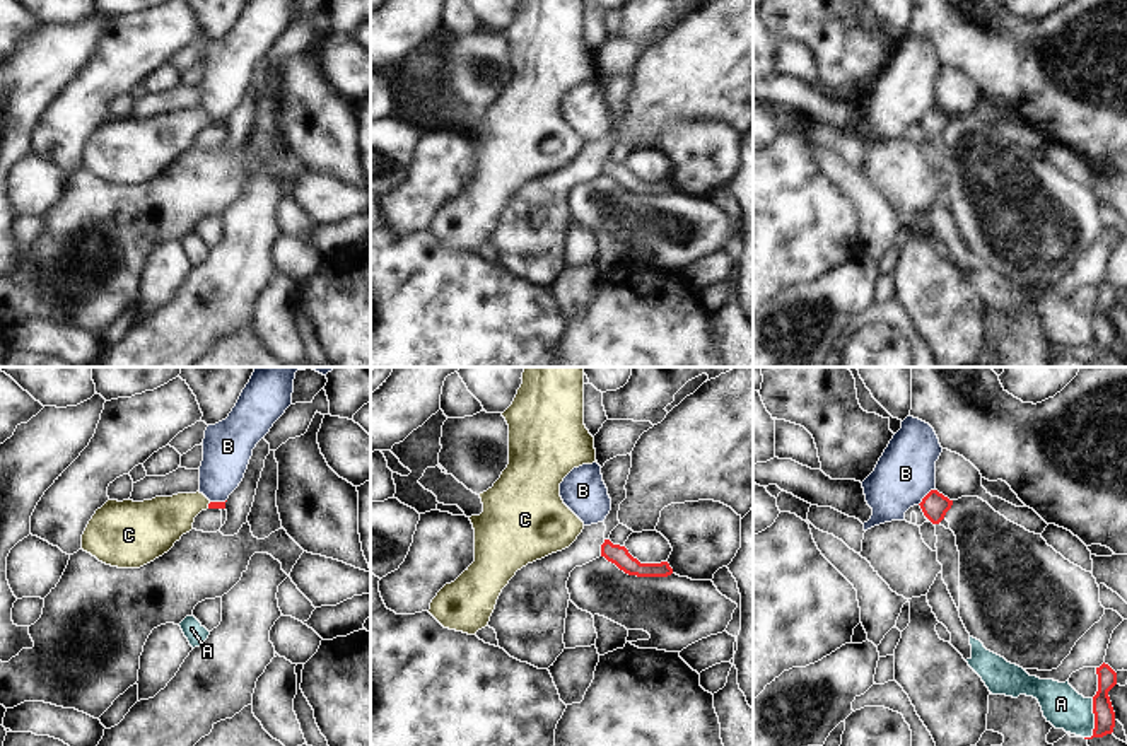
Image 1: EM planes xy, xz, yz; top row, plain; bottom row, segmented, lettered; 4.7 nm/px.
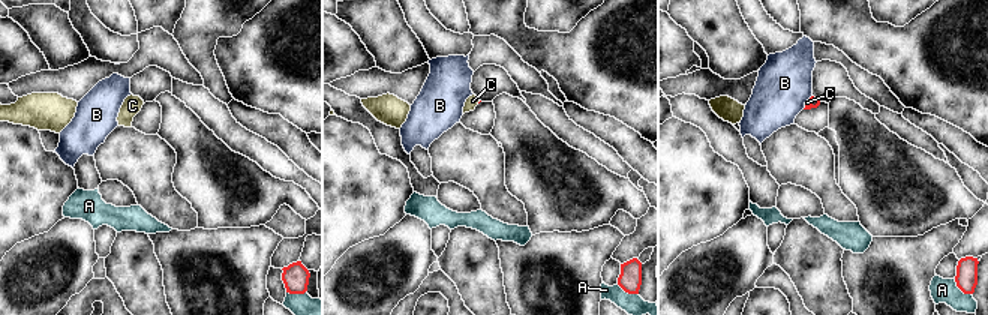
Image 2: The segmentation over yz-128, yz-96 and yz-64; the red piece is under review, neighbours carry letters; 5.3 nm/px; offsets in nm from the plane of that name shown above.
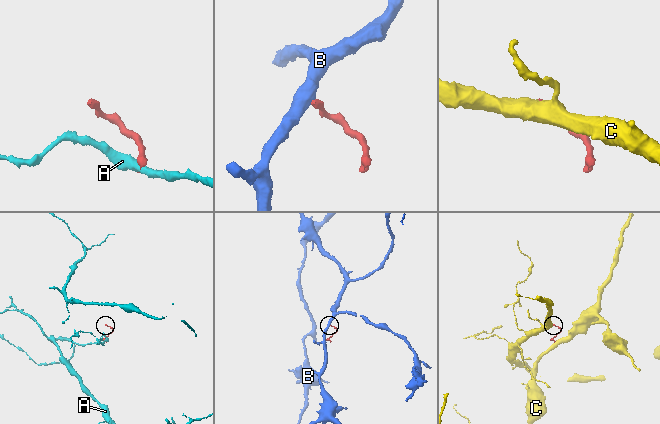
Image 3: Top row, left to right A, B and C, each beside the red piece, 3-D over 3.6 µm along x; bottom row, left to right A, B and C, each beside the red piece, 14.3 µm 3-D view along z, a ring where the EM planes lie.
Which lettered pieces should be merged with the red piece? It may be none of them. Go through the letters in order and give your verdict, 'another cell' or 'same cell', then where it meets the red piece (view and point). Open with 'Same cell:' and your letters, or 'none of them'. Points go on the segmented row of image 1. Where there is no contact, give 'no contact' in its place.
Same cell: C
A: another cell; meets red in yz at (1095, 721)
B: another cell; meets red in yz at (926, 495)
C: same cell; meets red in xy at (209, 506)

